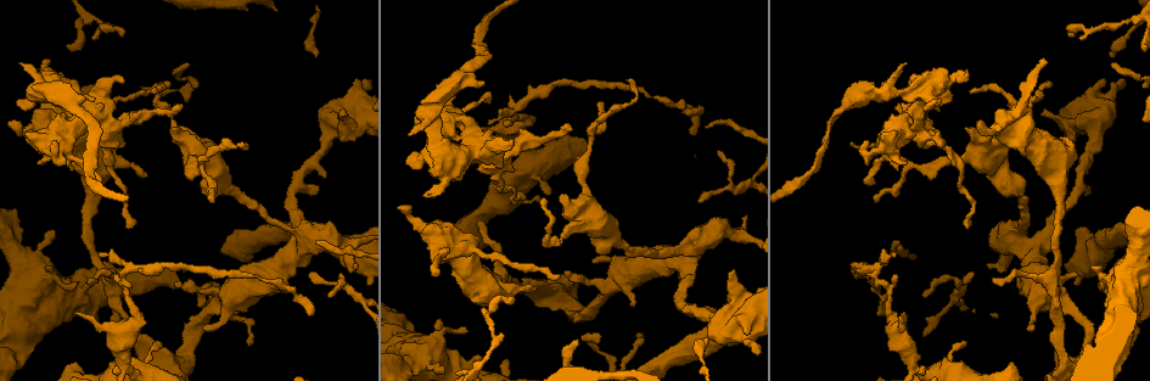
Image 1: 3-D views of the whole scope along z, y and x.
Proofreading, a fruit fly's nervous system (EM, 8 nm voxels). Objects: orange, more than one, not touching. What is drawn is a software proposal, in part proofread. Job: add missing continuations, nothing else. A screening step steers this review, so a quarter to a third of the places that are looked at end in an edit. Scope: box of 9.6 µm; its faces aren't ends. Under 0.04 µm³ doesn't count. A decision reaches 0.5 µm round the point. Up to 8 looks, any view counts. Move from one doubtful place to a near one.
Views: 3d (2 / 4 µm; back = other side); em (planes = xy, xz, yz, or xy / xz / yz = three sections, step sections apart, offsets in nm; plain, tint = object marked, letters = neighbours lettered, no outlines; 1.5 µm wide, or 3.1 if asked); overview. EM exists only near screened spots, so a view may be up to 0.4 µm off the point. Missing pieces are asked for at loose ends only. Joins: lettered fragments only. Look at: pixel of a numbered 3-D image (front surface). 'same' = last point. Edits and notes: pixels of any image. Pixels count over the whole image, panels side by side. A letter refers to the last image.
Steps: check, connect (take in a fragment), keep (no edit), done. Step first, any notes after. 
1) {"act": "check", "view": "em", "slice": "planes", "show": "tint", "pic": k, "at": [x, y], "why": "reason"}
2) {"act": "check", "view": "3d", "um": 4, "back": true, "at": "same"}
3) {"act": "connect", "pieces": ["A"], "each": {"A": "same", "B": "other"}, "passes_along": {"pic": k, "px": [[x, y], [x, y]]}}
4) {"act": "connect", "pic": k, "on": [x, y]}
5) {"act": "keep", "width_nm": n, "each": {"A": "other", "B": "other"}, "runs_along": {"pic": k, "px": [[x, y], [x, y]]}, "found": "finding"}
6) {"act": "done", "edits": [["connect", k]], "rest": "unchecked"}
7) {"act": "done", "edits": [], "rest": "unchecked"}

{"act": "check", "view": "em", "slice": "yz", "step": 4, "show": "letters", "pic": 1, "at": [309, 314], "why": "an open end"}

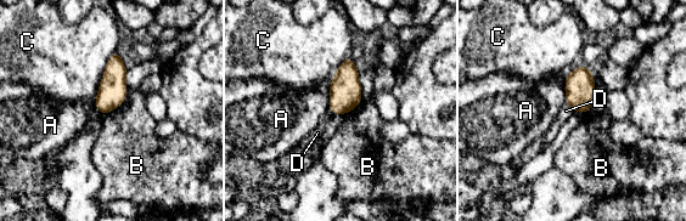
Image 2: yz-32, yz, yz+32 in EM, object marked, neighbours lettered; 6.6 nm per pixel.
{"act": "check", "view": "em", "slice": "planes", "show": "letters", "at": "same", "why": "cut it another way"}

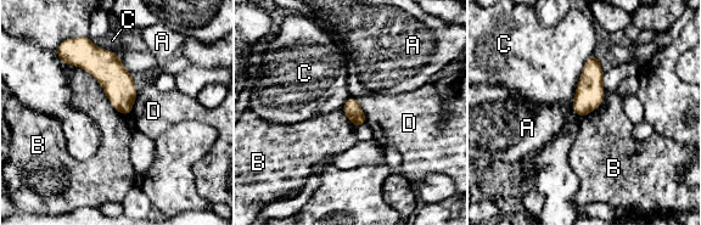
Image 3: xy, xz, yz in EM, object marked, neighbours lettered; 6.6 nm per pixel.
{"act": "keep", "longest_contact_nm": ["B", 500], "each": {"A": "other", "B": "other", "C": "other", "D": "other"}, "border": {"pic": 3, "px": [[67, 63], [87, 71], [123, 116]]}, "found": "none of them fits"}

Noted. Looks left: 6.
{"act": "check", "view": "em", "slice": "planes", "show": "letters", "pic": 1, "at": [904, 313], "why": "branch stops here"}

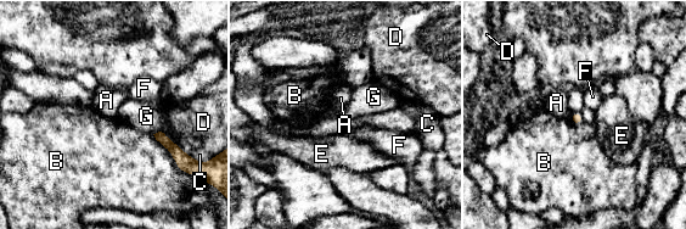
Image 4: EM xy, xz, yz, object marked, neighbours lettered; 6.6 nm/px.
{"act": "keep", "longest_contact_nm": ["B", 280], "each": {"A": "other", "B": "other", "C": "other", "D": "other", "E": "other", "F": "other", "G": "other"}, "border": {"pic": 4, "px": [[579, 111], [572, 113]]}, "found": "none of them fits"}

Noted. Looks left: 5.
{"act": "check", "view": "3d", "um": 2, "pic": 1, "at": [507, 360], "why": "an open end"}

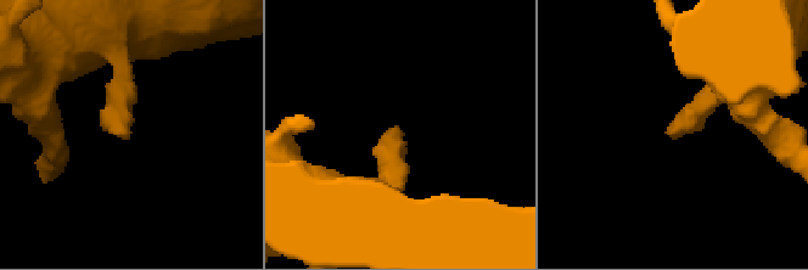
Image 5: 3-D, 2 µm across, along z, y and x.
{"act": "check", "view": "em", "slice": "planes", "show": "letters", "pic": 5, "at": [673, 133], "why": "shape alone is not enough"}

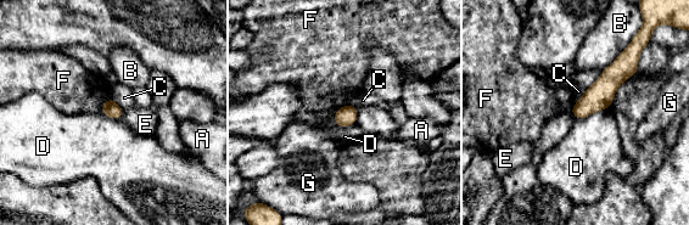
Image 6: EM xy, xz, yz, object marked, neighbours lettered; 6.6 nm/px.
{"act": "keep", "width_nm": 110, "each": {"A": "other", "B": "other", "C": "other", "D": "other", "E": "other", "F": "other", "G": "other"}, "runs_along": {"pic": 6, "px": [[626, 57], [623, 66], [578, 116]]}, "found": "none of them fits"}

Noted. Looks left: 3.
{"act": "check", "view": "em", "slice": "planes", "show": "plain", "pic": 1, "at": [147, 176], "why": "an open end"}

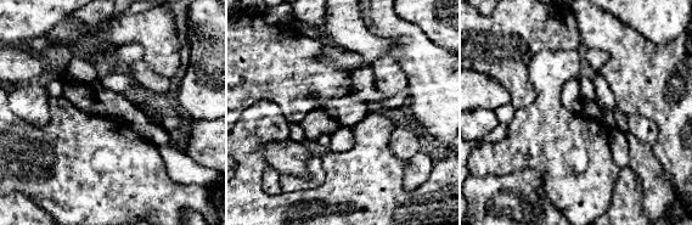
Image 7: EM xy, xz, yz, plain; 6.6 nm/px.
{"act": "check", "view": "em", "slice": "planes", "show": "letters", "at": "same"}

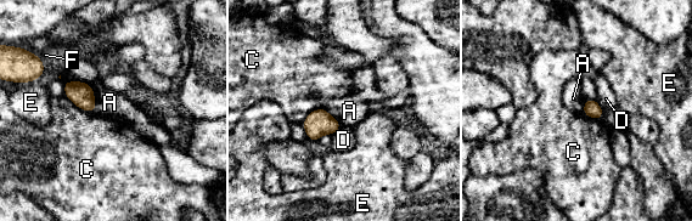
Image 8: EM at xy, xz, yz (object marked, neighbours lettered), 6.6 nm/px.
{"act": "keep", "each": {"A": "other", "C": "other", "D": "other", "E": "other", "F": "other"}, "found": "none of them fits"}

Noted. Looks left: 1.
{"act": "done", "edits": [], "rest": "unchecked"}

